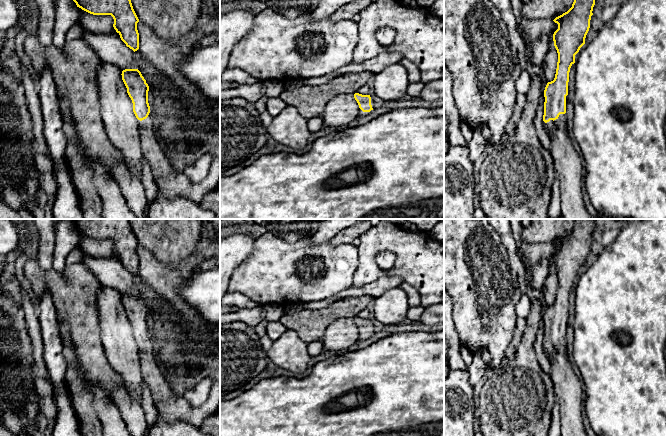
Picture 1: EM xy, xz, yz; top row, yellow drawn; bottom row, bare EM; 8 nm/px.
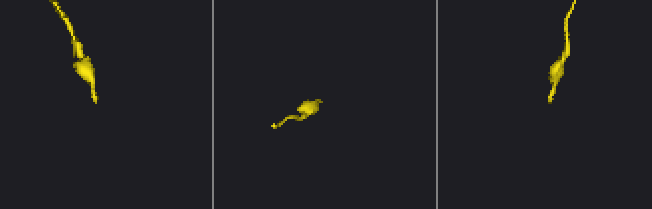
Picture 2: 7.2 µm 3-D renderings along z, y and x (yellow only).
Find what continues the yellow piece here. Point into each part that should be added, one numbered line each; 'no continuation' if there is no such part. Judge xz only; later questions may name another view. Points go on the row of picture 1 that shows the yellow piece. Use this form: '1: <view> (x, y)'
1: xz (374, 102)

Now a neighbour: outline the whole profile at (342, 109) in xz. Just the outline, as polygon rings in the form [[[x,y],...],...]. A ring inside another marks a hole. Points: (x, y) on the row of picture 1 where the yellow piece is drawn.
[[[340,94],[327,103],[321,118],[325,126],[342,126],[359,117],[359,109],[354,94]]]

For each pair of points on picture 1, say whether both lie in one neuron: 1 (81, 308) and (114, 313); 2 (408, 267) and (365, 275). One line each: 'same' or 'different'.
1: different
2: same

